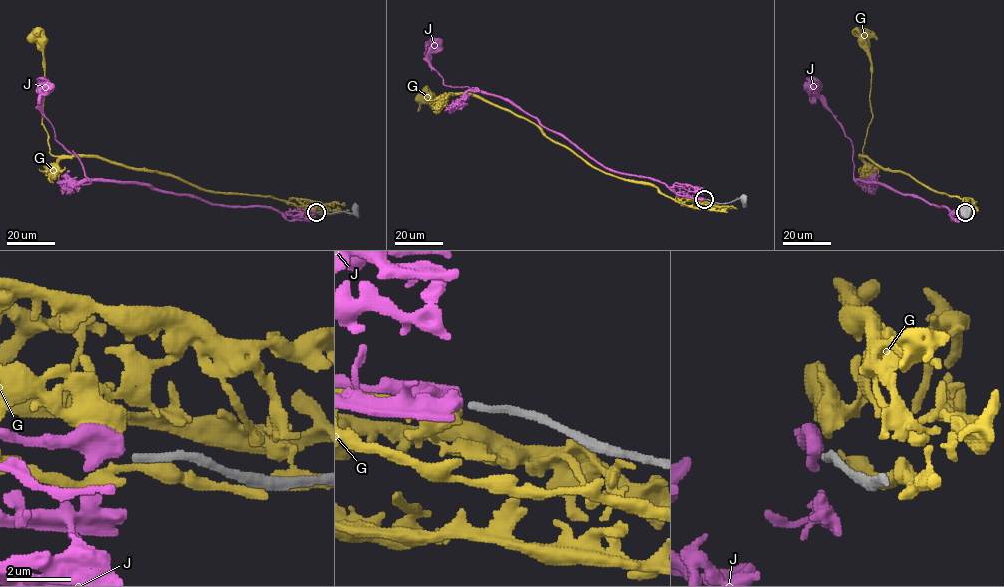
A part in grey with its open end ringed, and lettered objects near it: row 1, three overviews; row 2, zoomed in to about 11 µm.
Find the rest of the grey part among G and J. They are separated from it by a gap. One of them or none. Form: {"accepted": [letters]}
{"accepted": []}

